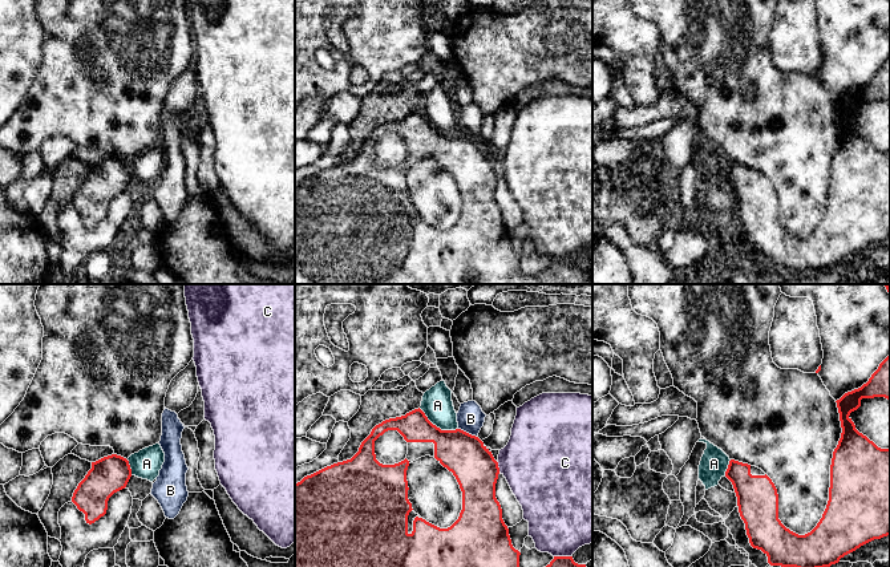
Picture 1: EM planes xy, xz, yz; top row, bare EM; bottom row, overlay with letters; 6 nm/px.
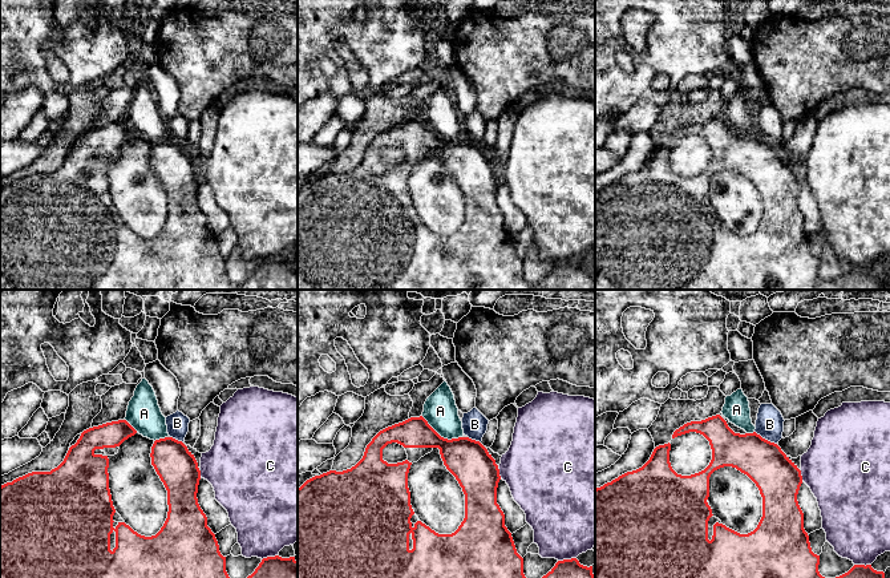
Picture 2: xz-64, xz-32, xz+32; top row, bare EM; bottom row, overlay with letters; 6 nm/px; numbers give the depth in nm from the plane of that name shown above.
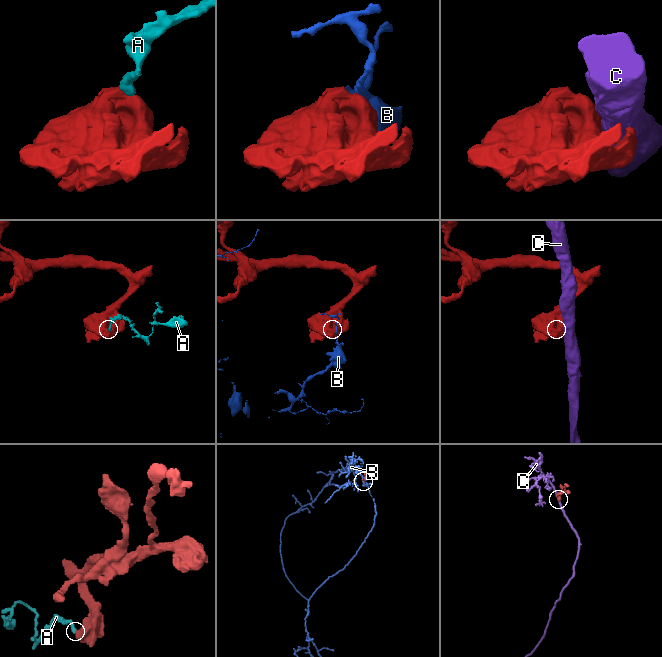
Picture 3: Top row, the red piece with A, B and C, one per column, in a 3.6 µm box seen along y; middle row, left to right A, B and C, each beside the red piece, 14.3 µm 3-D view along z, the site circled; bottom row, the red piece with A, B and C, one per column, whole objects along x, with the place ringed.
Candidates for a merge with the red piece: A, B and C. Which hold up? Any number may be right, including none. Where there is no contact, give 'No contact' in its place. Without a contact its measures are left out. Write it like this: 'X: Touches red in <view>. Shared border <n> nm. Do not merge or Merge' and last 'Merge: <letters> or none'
A: Touches red in xz. Shared border 280 nm. Do not merge
B: Touches red in xz. Shared border 130 nm. Do not merge
C: Touches red in xz. Shared border 100 nm. Do not merge
Merge: none

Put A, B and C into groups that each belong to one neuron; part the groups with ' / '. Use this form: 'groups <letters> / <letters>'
groups A / B / C

